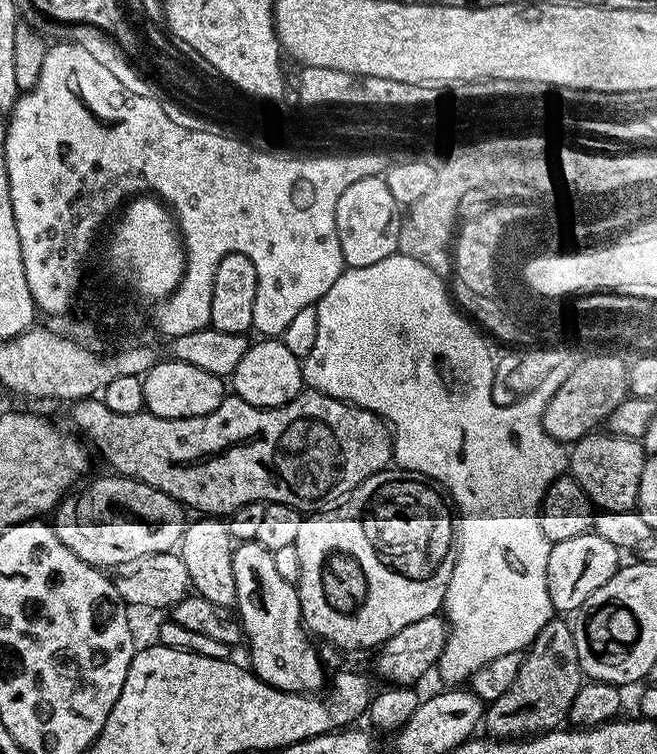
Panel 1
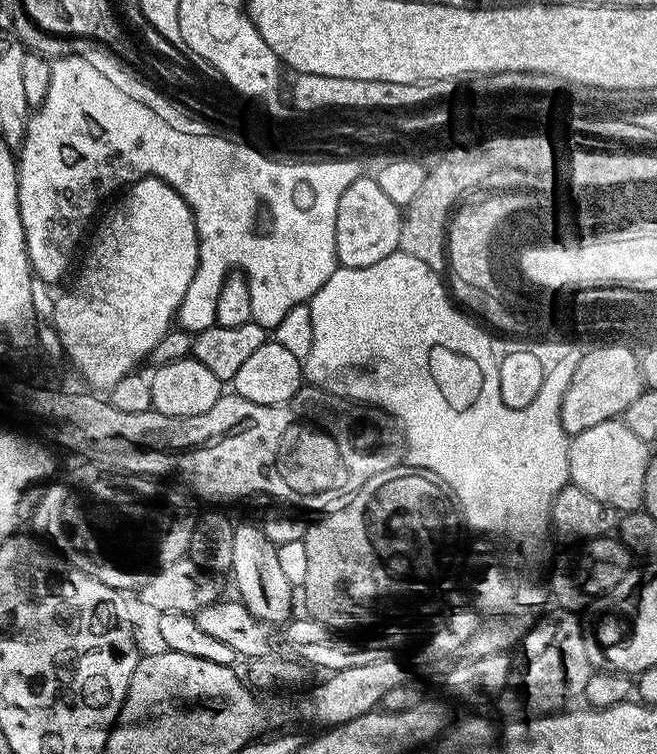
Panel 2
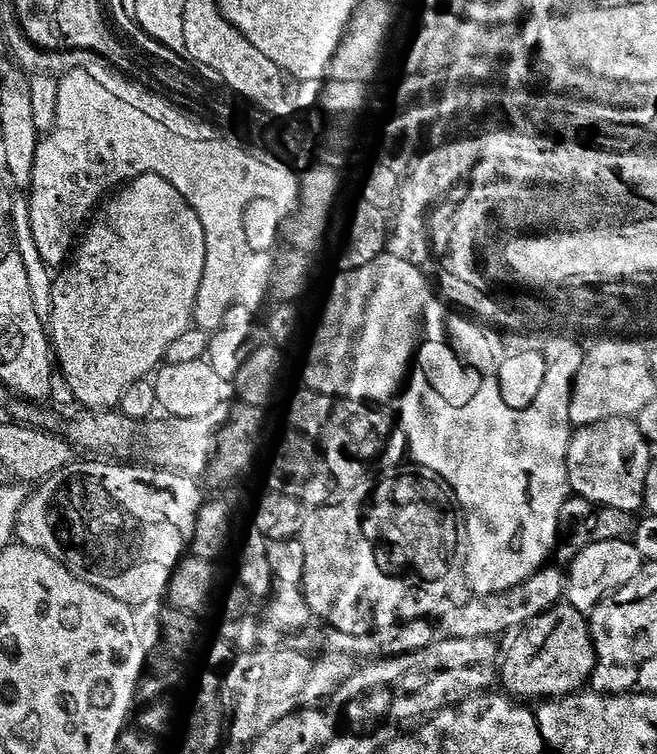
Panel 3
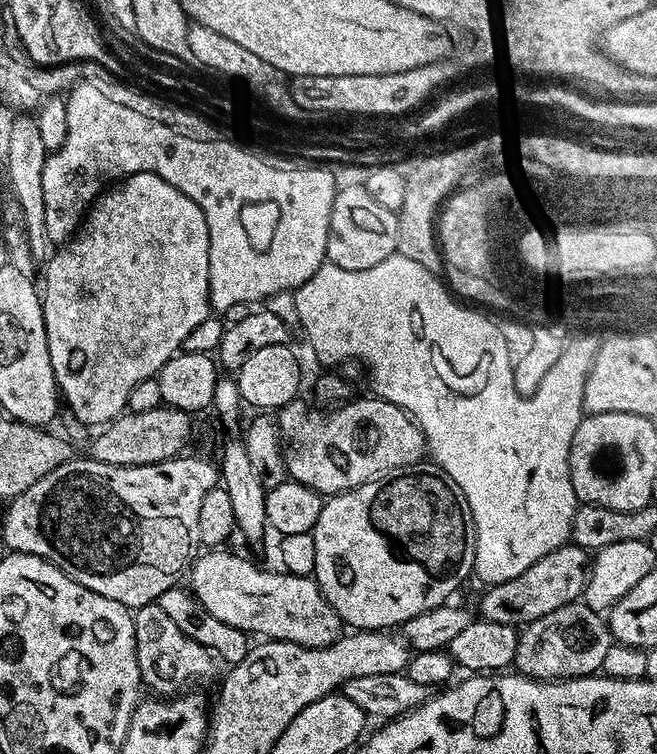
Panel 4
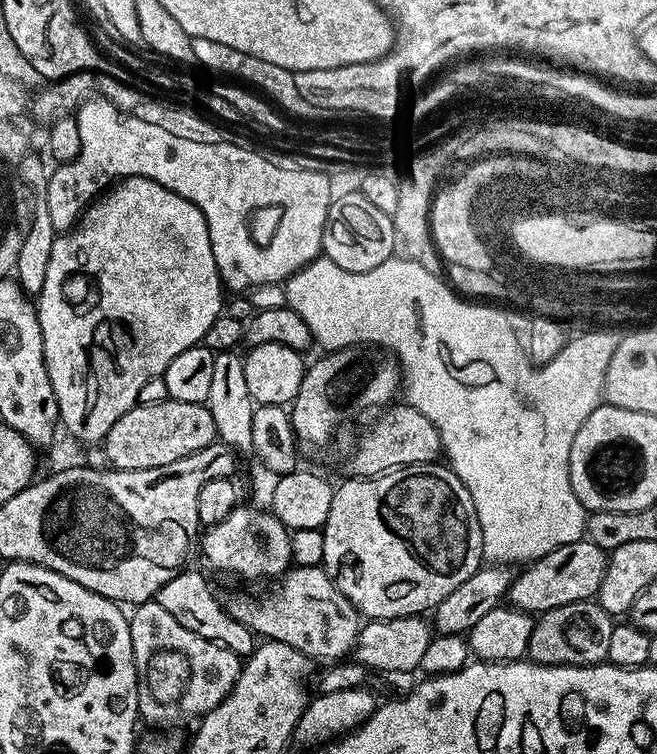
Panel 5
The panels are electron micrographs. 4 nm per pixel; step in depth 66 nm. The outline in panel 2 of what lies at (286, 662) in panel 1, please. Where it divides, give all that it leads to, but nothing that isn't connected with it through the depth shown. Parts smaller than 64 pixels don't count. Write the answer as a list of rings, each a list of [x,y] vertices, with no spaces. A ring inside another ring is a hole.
[[[259,523],[256,524],[239,524],[234,527],[234,551],[230,558],[232,567],[230,569],[230,577],[236,583],[235,595],[244,603],[246,610],[258,618],[262,622],[270,622],[271,624],[282,624],[285,620],[293,615],[292,612],[292,594],[294,587],[286,580],[281,566],[278,562],[277,545],[270,542],[270,538],[266,538],[263,527]]]

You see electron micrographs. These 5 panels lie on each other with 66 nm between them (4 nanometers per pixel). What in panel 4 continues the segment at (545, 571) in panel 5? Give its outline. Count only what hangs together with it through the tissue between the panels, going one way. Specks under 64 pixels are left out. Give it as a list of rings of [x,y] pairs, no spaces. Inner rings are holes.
[[[566,543],[539,558],[528,570],[523,570],[510,581],[494,584],[483,589],[479,615],[490,622],[502,622],[523,626],[558,610],[558,606],[575,604],[584,595],[584,587],[590,571],[589,549]]]

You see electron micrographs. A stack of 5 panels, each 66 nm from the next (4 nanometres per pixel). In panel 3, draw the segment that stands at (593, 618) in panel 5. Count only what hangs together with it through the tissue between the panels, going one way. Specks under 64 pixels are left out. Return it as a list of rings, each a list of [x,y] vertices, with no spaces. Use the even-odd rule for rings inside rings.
[[[567,602],[547,608],[542,614],[538,614],[532,621],[519,629],[512,638],[512,645],[509,646],[508,653],[504,656],[504,665],[499,665],[498,680],[501,685],[504,683],[503,691],[513,698],[528,698],[524,696],[555,698],[569,696],[571,692],[579,692],[587,685],[588,675],[594,670],[598,659],[592,634],[588,629],[587,615]]]

